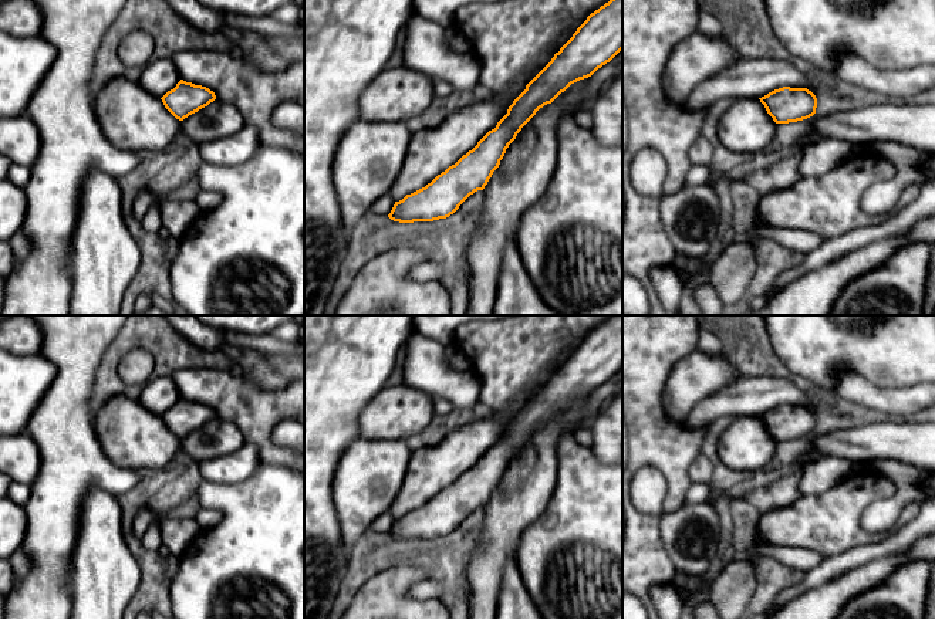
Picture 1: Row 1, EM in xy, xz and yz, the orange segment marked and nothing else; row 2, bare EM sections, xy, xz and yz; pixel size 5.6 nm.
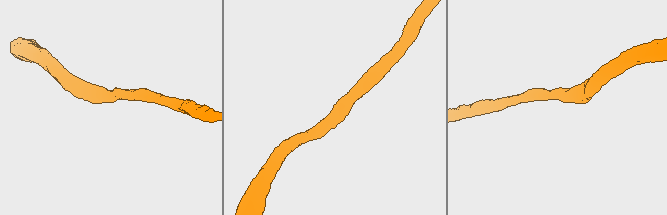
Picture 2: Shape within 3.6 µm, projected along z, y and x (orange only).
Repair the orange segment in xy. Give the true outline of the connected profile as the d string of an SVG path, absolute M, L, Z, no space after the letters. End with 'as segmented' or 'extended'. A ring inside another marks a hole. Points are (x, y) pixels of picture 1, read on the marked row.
M111 80L99 92L94 112L107 139L126 152L165 152L172 149L175 138L182 132L182 121L216 99L213 91L180 80L162 98L146 92L138 81Z; extended

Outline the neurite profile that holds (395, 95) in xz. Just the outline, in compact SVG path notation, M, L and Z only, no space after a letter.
M405 65L384 70L362 91L360 119L405 122L421 116L435 98L433 80Z

